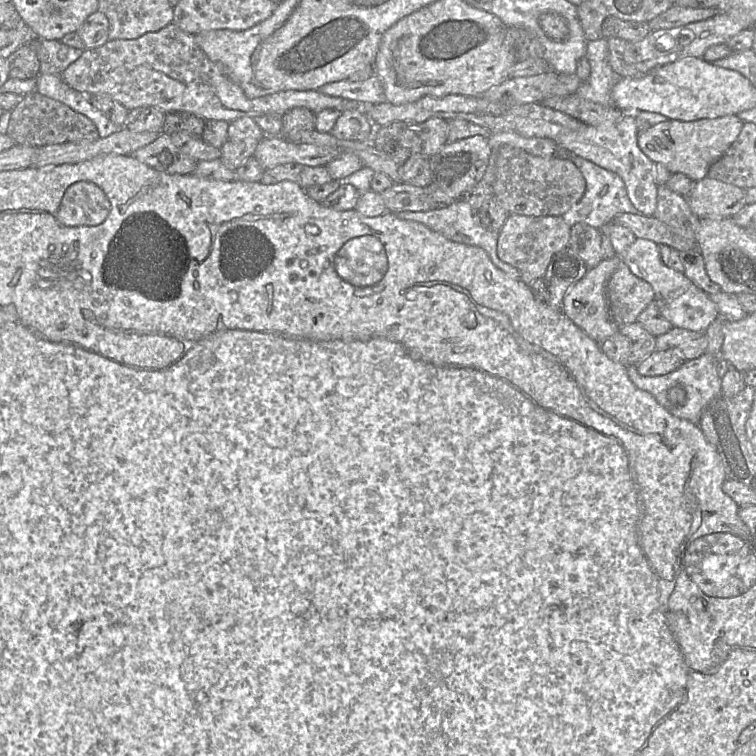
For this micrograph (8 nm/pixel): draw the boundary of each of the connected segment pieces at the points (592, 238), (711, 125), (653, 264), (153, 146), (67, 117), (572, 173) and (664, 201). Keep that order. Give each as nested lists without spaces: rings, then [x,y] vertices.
[[[579,222],[570,227],[569,247],[588,268],[595,267],[604,259],[599,230],[588,224]]]
[[[727,115],[715,119],[700,119],[690,122],[670,120],[650,126],[645,132],[638,133],[637,143],[644,155],[652,162],[663,164],[672,174],[682,173],[697,182],[707,177],[712,164],[719,160],[737,139],[743,122],[736,115]]]
[[[636,238],[619,257],[634,275],[652,286],[655,293],[654,301],[658,303],[662,315],[672,327],[706,332],[709,325],[719,316],[718,309],[709,294],[697,287],[684,273],[669,268],[662,262],[659,245],[655,242]]]
[[[161,133],[156,140],[132,154],[141,163],[167,174],[192,174],[198,162],[182,153],[172,142],[171,135]]]
[[[36,91],[24,95],[20,103],[11,110],[6,134],[17,145],[33,147],[66,142],[95,141],[100,137],[96,125],[88,117]]]
[[[510,145],[498,150],[493,196],[509,215],[562,216],[581,200],[585,187],[582,173],[568,158],[533,156]]]
[[[666,184],[657,186],[654,217],[688,241],[696,241],[700,219],[692,213],[686,197],[673,192]]]

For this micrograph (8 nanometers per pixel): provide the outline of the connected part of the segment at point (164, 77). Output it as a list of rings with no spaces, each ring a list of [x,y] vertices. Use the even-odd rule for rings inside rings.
[[[173,22],[156,32],[136,39],[108,40],[105,44],[84,49],[82,55],[62,73],[62,80],[87,96],[103,94],[118,101],[127,110],[143,106],[157,107],[165,113],[185,111],[208,120],[231,122],[242,117],[257,118],[266,114],[285,115],[297,107],[317,114],[324,109],[340,112],[356,110],[364,115],[374,105],[324,95],[317,90],[287,90],[258,98],[248,98],[224,70],[212,62],[196,42],[195,35],[181,30]]]

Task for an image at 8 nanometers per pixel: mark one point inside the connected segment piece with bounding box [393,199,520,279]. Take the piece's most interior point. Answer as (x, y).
(457, 222)

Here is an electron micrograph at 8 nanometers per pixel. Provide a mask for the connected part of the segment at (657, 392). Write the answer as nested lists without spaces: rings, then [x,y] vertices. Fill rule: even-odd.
[[[704,353],[696,359],[685,361],[676,370],[661,376],[642,376],[637,371],[637,365],[628,365],[627,373],[631,382],[637,388],[653,395],[656,401],[670,414],[699,425],[701,415],[706,407],[717,397],[721,396],[722,378],[720,378],[716,372],[718,358],[721,357]],[[676,385],[683,387],[686,391],[686,401],[682,406],[673,405],[667,397],[668,390]]]

